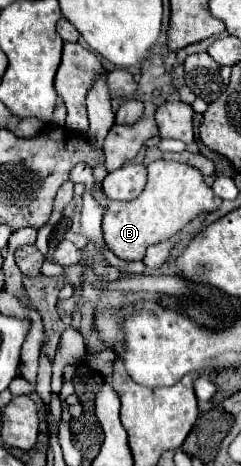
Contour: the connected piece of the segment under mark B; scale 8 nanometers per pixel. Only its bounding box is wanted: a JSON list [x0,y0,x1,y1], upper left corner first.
[102,159,222,261]

